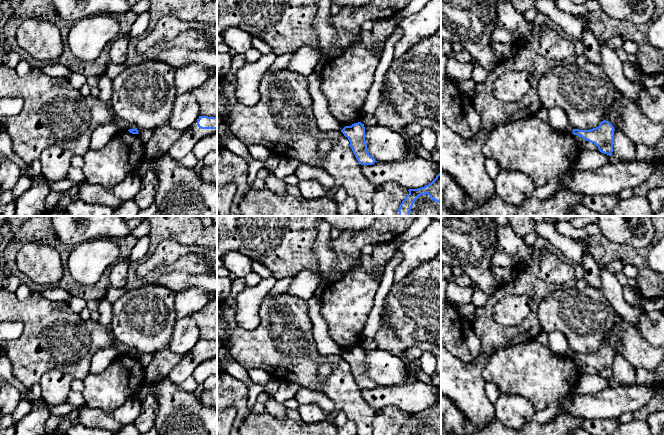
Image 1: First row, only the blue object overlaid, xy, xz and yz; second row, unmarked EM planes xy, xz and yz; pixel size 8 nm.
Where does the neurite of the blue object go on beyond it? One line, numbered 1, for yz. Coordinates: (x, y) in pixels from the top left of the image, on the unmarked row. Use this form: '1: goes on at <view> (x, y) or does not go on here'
1: does not go on here

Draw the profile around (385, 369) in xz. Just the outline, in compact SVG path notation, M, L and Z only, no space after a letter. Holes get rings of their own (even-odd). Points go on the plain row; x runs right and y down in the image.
M383 349L365 353L367 374L377 386L401 385L406 382L407 365L399 355Z

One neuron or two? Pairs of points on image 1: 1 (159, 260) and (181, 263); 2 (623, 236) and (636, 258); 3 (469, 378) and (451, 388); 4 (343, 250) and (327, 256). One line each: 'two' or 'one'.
1: two
2: two
3: one
4: two

